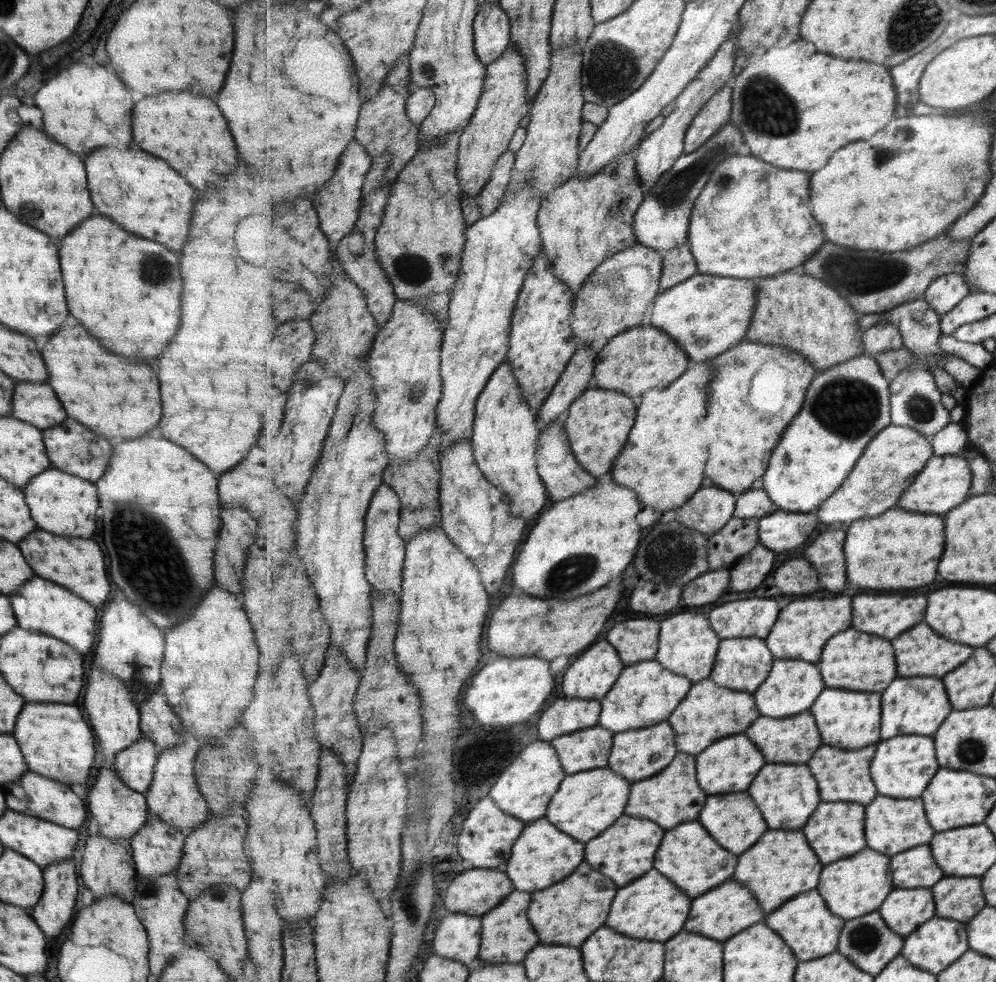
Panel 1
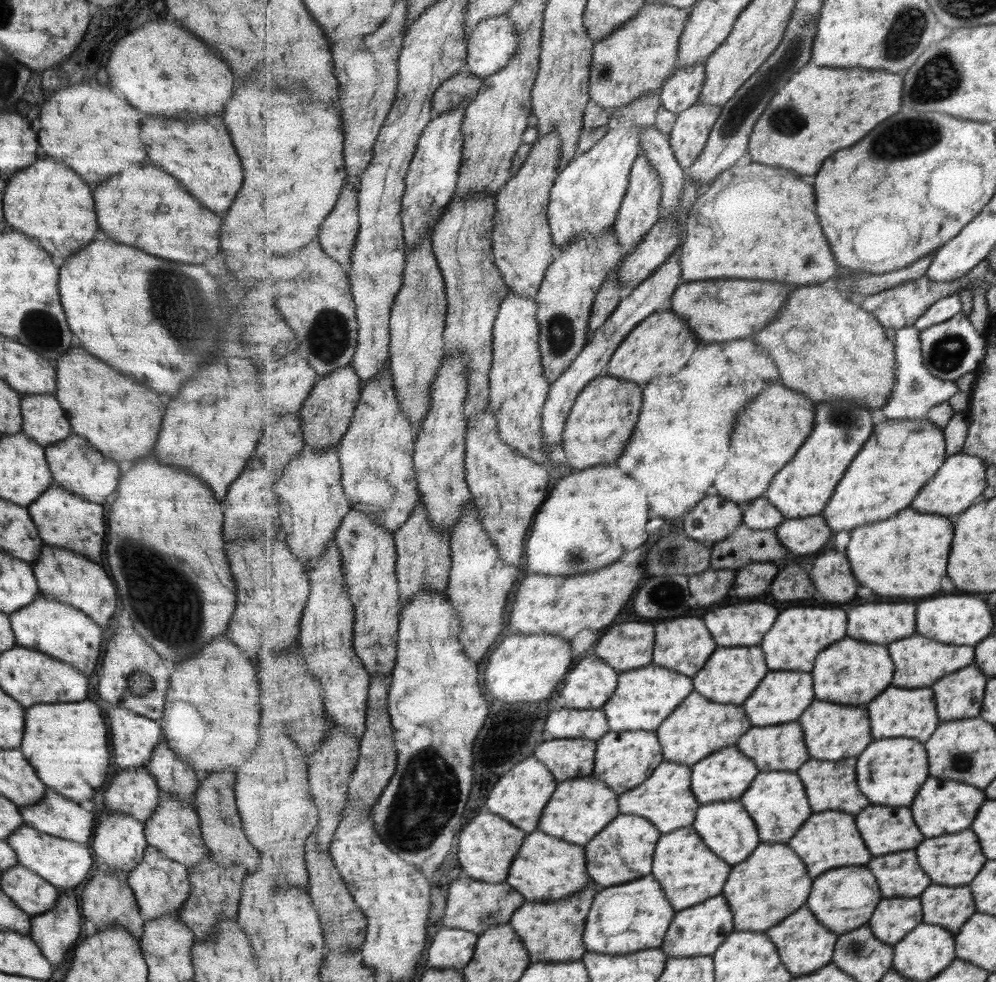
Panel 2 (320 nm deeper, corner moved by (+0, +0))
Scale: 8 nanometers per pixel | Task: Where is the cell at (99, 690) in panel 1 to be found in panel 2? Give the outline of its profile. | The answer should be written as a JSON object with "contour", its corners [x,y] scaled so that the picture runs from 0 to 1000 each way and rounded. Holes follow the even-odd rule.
{"contour":[[[126,721],[109,723],[113,774],[122,784],[146,780],[161,754],[161,739]]]}

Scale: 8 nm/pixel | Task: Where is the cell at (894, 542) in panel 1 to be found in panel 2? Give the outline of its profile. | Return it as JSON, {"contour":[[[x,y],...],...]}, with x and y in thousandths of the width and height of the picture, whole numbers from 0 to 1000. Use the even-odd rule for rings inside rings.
{"contour":[[[917,517],[907,519],[901,527],[893,527],[889,532],[879,532],[877,536],[864,536],[864,540],[856,540],[854,554],[850,558],[852,572],[856,572],[856,585],[864,589],[864,595],[874,599],[885,607],[935,607],[945,601],[945,591],[951,587],[951,570],[957,552],[957,534],[949,525],[927,523]]]}

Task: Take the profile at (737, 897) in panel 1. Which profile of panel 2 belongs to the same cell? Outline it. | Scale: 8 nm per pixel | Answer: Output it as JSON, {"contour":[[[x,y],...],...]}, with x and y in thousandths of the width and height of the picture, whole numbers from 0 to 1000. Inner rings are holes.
{"contour":[[[726,912],[714,914],[712,919],[706,919],[704,923],[696,923],[692,927],[684,927],[680,931],[680,935],[676,937],[676,943],[672,945],[666,958],[665,966],[672,976],[688,976],[688,975],[708,975],[718,973],[730,954],[738,947],[736,943],[736,929],[732,927],[732,923]]]}

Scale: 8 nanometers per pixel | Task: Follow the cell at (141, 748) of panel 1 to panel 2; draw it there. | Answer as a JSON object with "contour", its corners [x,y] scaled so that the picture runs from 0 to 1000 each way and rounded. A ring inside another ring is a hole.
{"contour":[[[146,780],[117,787],[104,807],[104,819],[108,827],[130,830],[144,840],[162,812],[156,793]]]}

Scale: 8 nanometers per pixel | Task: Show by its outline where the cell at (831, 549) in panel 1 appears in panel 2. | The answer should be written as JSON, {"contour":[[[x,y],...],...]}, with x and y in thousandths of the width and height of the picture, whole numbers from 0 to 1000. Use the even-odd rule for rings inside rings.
{"contour":[[[830,562],[819,568],[813,588],[821,601],[821,611],[828,609],[832,613],[852,613],[860,609],[862,595],[854,582],[854,574],[844,562]]]}

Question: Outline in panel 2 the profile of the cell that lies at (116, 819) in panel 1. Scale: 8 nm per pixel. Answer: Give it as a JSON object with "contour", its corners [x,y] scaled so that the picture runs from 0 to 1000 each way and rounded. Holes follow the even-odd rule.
{"contour":[[[108,827],[107,834],[99,837],[92,849],[91,866],[103,875],[108,887],[129,889],[142,878],[149,862],[144,840],[121,828]]]}

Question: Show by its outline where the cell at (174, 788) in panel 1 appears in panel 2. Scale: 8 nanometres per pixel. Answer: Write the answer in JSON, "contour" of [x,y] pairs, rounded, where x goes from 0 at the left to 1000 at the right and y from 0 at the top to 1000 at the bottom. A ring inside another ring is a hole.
{"contour":[[[167,809],[162,810],[154,830],[144,839],[144,848],[149,862],[160,867],[160,871],[183,880],[189,887],[194,886],[210,868],[203,857],[200,833],[192,819],[186,819]]]}

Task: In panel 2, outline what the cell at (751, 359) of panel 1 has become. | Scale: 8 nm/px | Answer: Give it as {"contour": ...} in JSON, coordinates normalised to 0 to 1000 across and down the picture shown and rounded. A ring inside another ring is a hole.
{"contour":[[[779,387],[760,406],[756,406],[760,409],[756,409],[748,422],[744,422],[744,430],[740,430],[740,442],[736,442],[736,454],[732,456],[730,473],[724,481],[724,487],[720,487],[720,491],[716,493],[726,507],[747,516],[760,507],[766,506],[766,503],[772,499],[772,493],[778,487],[778,483],[792,473],[792,468],[799,464],[801,458],[811,448],[819,434],[820,411],[800,399],[796,399],[796,396],[785,391],[784,387]]]}

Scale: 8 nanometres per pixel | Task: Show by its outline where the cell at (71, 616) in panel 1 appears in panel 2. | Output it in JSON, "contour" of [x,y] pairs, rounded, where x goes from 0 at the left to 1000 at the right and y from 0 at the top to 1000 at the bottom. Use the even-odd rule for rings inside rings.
{"contour":[[[39,605],[27,617],[8,628],[16,658],[41,664],[69,676],[83,688],[89,688],[93,684],[101,662],[101,640],[90,629],[85,629],[81,623],[68,615]]]}

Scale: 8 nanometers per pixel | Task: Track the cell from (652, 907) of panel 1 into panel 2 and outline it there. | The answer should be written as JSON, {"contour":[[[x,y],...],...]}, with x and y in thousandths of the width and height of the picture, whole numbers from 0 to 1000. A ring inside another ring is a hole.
{"contour":[[[656,890],[628,902],[613,902],[597,912],[591,939],[587,943],[587,964],[609,973],[630,973],[647,966],[663,965],[678,935],[674,919],[668,914],[664,900]]]}

